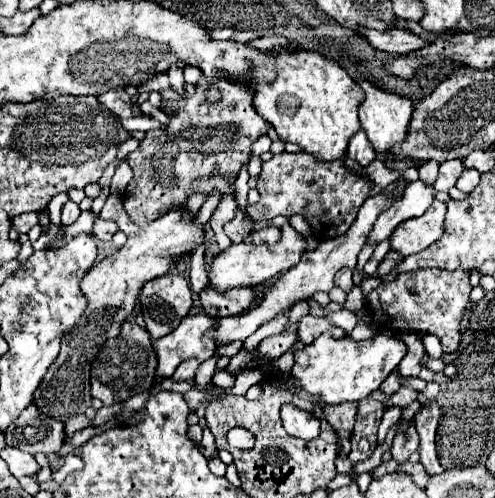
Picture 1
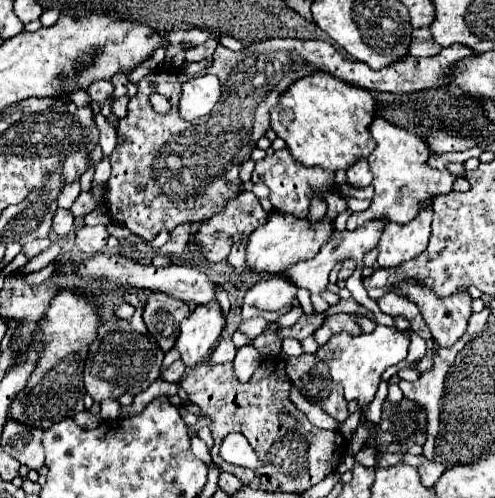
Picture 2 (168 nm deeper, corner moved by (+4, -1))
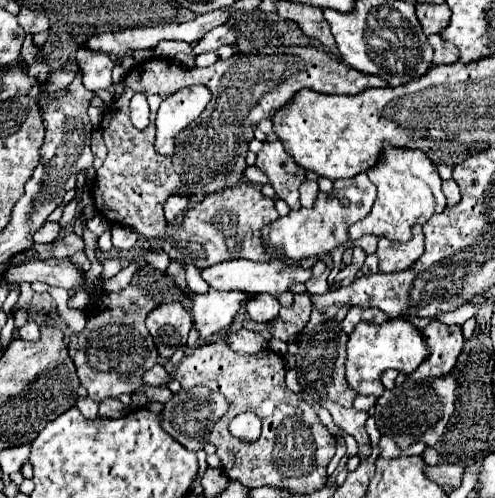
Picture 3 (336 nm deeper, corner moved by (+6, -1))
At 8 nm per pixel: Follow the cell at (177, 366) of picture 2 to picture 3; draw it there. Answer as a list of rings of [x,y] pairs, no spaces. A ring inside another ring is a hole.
[[[156,364],[156,366],[154,366],[152,370],[148,370],[142,378],[144,378],[144,384],[146,384],[146,386],[164,386],[164,384],[168,384],[170,374],[164,370],[164,366]]]

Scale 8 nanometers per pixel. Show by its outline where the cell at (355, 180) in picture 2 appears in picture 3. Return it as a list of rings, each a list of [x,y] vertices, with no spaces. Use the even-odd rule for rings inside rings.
[[[364,172],[350,180],[336,180],[332,196],[319,192],[312,208],[300,208],[298,212],[290,212],[288,216],[278,218],[264,228],[262,240],[266,242],[266,250],[274,252],[276,246],[282,246],[284,254],[292,260],[300,260],[302,256],[324,256],[332,248],[348,240],[348,226],[362,220],[370,212],[374,198],[376,188]]]

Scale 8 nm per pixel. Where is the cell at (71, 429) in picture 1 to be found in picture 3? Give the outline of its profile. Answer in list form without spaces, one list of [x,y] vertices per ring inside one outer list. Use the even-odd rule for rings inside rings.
[[[88,396],[78,398],[76,406],[80,408],[80,412],[82,412],[86,418],[96,418],[96,416],[98,416],[98,404],[96,404],[92,398],[88,398]]]

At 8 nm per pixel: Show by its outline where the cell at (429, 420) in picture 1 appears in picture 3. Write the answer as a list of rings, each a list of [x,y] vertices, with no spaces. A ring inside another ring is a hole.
[[[432,320],[424,330],[424,340],[432,348],[432,354],[422,362],[422,366],[410,376],[410,380],[428,380],[428,378],[438,378],[446,376],[456,360],[458,354],[464,346],[464,336],[460,326],[446,326],[438,320]]]

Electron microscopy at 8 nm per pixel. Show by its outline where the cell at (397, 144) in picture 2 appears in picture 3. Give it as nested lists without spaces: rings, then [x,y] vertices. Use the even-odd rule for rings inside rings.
[[[386,146],[380,160],[382,162],[378,162],[378,166],[368,170],[368,178],[378,190],[376,202],[370,214],[362,218],[362,222],[350,226],[350,240],[374,234],[374,236],[386,236],[396,242],[406,242],[412,238],[412,226],[426,224],[434,214],[440,214],[446,208],[442,180],[438,176],[436,166],[420,150]]]

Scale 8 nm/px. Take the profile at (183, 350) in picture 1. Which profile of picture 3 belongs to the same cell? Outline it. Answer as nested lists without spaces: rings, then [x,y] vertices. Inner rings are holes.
[[[208,290],[206,294],[196,294],[192,298],[192,316],[194,316],[194,326],[200,332],[200,340],[210,338],[214,332],[224,330],[230,326],[234,320],[238,308],[254,298],[256,294],[246,294],[242,290]]]

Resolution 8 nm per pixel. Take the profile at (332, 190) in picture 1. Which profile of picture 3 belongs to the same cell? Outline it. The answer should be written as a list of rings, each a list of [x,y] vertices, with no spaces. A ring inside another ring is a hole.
[[[264,140],[262,150],[256,154],[256,168],[260,168],[272,182],[272,188],[276,194],[290,206],[290,210],[300,208],[298,200],[298,186],[306,180],[304,168],[300,168],[290,154],[284,152],[282,142],[268,142]]]

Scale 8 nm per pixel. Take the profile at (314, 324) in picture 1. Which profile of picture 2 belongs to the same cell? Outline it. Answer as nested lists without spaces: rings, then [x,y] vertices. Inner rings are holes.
[[[334,314],[334,316],[326,318],[324,324],[314,332],[314,338],[318,344],[326,344],[328,338],[332,334],[338,334],[338,332],[346,332],[346,334],[358,334],[360,332],[352,314]]]

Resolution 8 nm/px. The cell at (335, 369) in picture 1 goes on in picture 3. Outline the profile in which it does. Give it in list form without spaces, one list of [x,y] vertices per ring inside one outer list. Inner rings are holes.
[[[392,318],[384,324],[358,324],[356,330],[352,332],[350,340],[348,340],[348,362],[346,362],[346,380],[348,384],[358,392],[358,394],[366,394],[366,396],[380,396],[386,388],[380,386],[380,376],[388,370],[394,368],[398,372],[402,372],[404,376],[410,376],[426,358],[426,354],[430,354],[430,348],[426,346],[422,332],[418,328],[414,328],[408,320],[404,318]]]

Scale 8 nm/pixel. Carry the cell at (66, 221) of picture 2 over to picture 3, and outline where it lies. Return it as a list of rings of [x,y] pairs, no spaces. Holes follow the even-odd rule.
[[[46,222],[34,236],[32,236],[32,240],[36,242],[36,244],[50,244],[50,242],[54,242],[58,236],[60,236],[60,224],[56,224],[56,222]]]

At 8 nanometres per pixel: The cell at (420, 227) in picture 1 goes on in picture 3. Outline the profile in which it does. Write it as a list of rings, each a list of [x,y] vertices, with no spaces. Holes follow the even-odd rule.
[[[414,226],[410,242],[392,242],[388,238],[378,240],[378,268],[380,272],[400,272],[410,268],[424,252],[422,226]]]

